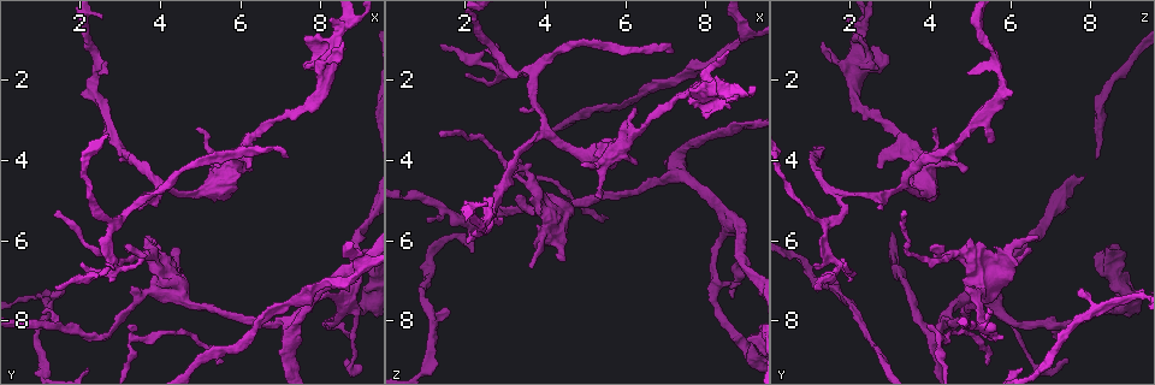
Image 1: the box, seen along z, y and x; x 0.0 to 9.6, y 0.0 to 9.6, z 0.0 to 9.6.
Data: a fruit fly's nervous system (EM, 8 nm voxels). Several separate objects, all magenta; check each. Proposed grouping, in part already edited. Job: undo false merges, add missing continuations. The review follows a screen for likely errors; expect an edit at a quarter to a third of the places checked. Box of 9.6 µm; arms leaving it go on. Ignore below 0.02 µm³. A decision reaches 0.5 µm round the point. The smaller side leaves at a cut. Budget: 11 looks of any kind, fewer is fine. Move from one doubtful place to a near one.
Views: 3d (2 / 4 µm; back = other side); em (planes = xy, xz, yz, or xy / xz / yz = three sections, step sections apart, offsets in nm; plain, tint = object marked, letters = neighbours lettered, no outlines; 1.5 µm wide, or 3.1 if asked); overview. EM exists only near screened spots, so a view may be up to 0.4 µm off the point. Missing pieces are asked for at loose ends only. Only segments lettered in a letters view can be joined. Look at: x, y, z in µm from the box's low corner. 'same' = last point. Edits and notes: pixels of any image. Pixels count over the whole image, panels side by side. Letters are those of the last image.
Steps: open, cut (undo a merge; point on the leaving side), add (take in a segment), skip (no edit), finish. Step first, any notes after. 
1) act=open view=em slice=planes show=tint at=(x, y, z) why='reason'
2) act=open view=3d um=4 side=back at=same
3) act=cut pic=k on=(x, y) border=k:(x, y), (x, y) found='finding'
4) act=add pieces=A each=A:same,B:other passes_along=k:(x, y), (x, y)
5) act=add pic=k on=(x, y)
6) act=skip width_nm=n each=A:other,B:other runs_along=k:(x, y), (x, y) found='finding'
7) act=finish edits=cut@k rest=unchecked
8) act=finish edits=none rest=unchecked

act=open view=em slice=xy step=8 show=letters at=(7.20, 3.95, 1.35) why='free end'

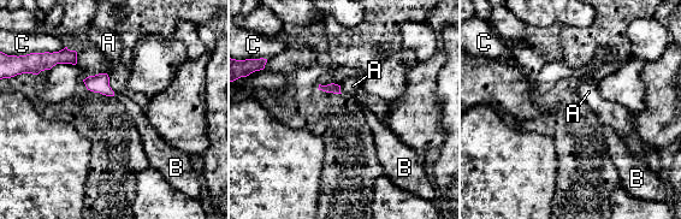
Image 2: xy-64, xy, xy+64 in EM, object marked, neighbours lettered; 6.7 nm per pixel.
act=skip longest_contact=C:170nm each=A:other,B:other,C:other border=2:(106, 74), (110, 87), (114, 93) found='no lettered segment goes on from it'

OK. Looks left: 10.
act=open view=3d um=2 side=back at=(4.05, 4.60, 3.40) why='three arms meet'

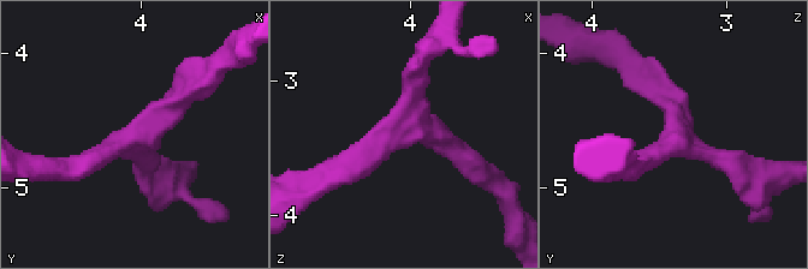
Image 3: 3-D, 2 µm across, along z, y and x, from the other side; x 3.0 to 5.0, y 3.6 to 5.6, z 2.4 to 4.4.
act=open view=em slice=planes show=tint at=(4.06, 4.64, 3.38) arms=3 arm_widths_nm=160,190,190 why='now the EM'

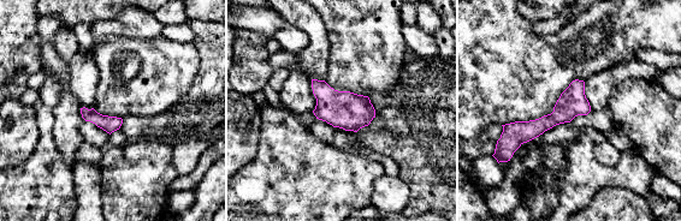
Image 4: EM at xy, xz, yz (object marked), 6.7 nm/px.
act=open view=em slice=planes show=letters at=same why='see the neighbours'

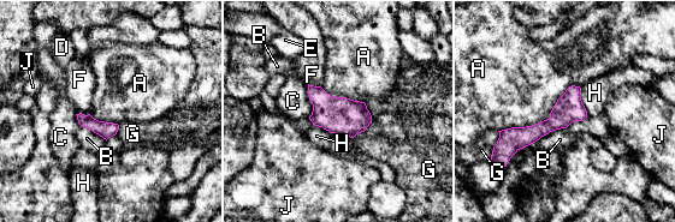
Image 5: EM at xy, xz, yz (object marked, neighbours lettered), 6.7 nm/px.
act=skip width_nm=190 each=A:other,B:other,C:other,D:other,E:other,F:other,G:other,H:other,J:other border=5:(563, 127), (552, 130), (532, 143) found='continuous, no second neuron'

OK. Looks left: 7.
act=open view=em slice=xy step=4 show=letters at=(3.30, 8.10, 3.95) why='an open end'

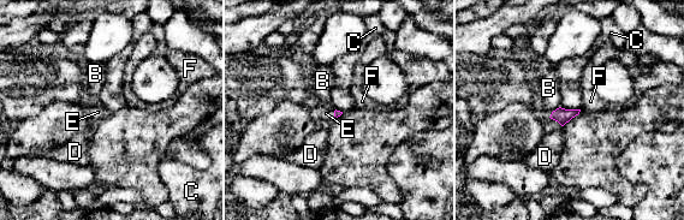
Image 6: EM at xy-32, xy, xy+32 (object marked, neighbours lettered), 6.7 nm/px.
act=open view=em slice=planes show=letters at=same why='cut it another way'

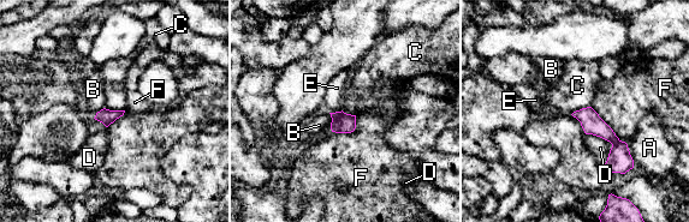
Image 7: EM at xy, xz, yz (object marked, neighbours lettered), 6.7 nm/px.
act=add pieces=E longest_contact=D:240nm each=A:other,B:other,C:other,D:other,E:same,F:other passes_along=7:(342, 122), (336, 112), (337, 88) found='it goes on there'

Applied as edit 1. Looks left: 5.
act=open view=em slice=planes show=plain at=(5.40, 9.10, 5.40) why='tapers out'

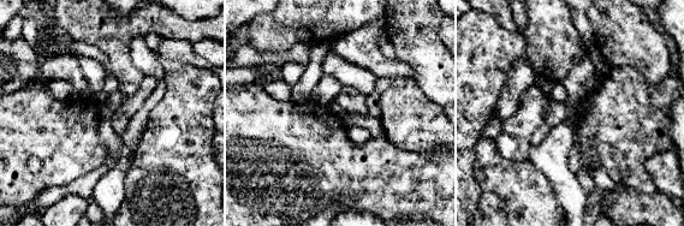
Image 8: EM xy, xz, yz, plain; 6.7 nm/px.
act=open view=em slice=planes show=letters at=same why='see the neighbours'

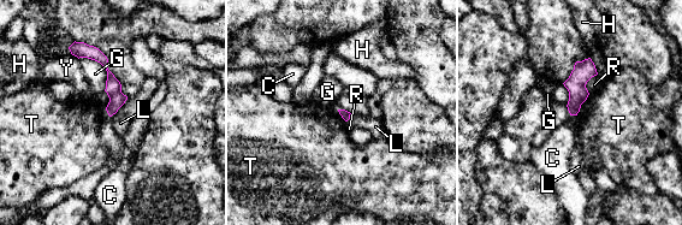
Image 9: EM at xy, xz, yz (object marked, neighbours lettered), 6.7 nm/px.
act=skip each=C:other,G:other,H:other,L:other,R:other,T:other,Y:other runs_along=9:(83, 46), (106, 64), (112, 111) found='none of them fits'

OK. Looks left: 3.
act=finish edits=add@7 rest=unchecked

